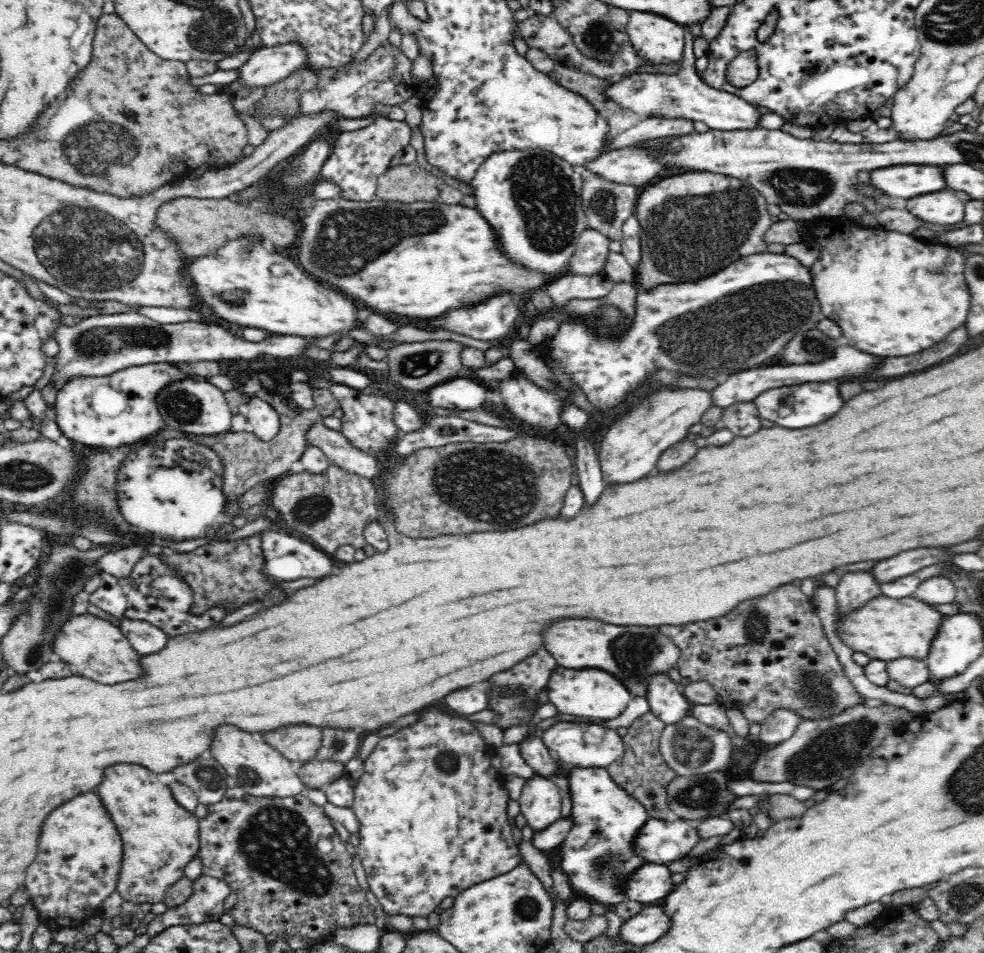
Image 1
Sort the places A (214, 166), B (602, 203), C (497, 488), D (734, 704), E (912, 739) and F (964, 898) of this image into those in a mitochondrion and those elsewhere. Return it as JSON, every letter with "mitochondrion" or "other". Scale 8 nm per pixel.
{"A":"other","B":"mitochondrion","C":"mitochondrion","D":"other","E":"other","F":"mitochondrion"}

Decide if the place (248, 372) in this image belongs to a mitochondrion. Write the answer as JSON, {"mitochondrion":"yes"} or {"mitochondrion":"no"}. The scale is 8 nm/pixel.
{"mitochondrion":"no"}

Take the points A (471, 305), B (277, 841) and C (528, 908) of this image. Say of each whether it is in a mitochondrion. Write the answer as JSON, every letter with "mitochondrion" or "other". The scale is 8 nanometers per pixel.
{"A":"other","B":"mitochondrion","C":"mitochondrion"}

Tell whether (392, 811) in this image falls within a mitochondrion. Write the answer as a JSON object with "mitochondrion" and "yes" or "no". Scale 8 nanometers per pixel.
{"mitochondrion":"no"}

